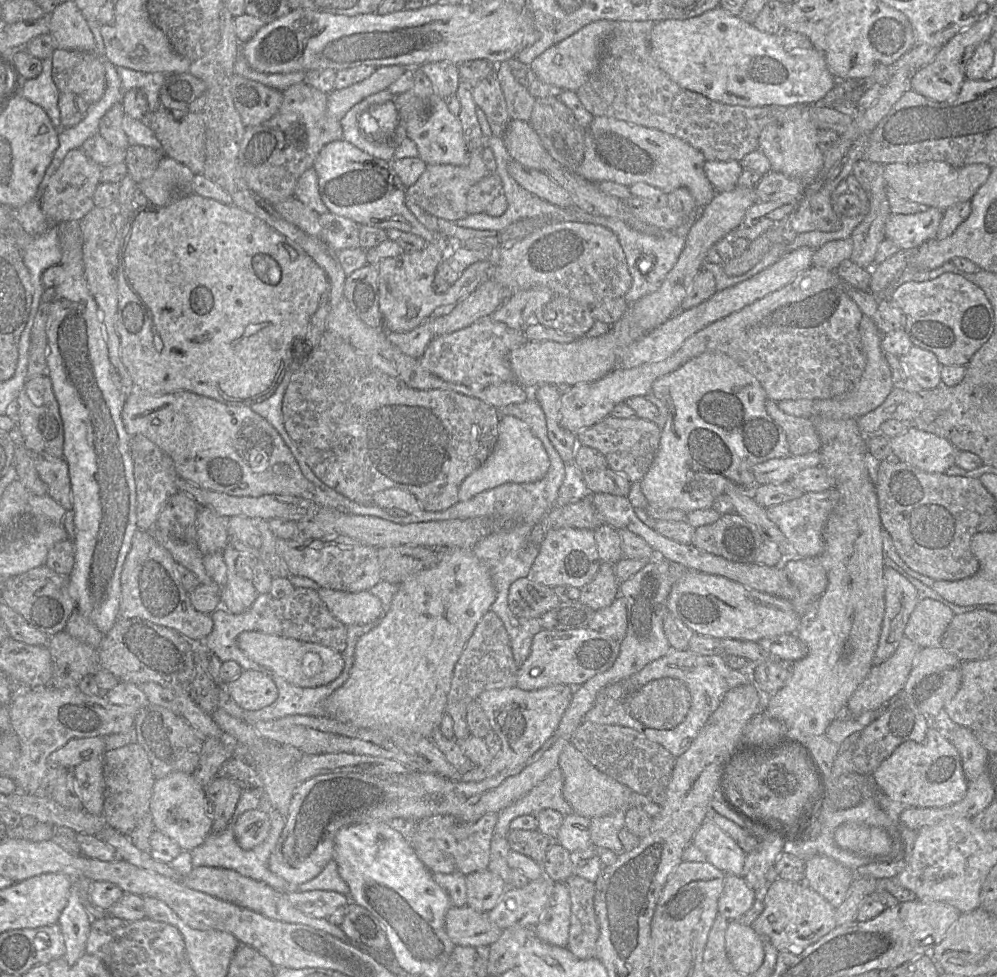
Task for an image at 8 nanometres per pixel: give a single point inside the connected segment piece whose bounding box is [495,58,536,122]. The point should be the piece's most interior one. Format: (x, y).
(519, 102)

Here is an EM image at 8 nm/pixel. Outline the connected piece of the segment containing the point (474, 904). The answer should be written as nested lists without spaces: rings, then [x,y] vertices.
[[[488,869],[466,876],[466,905],[479,912],[493,909],[508,888],[504,880]]]

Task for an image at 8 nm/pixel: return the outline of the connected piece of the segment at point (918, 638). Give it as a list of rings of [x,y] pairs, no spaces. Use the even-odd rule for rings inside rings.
[[[920,599],[905,629],[905,636],[920,648],[939,647],[955,612],[945,599]]]

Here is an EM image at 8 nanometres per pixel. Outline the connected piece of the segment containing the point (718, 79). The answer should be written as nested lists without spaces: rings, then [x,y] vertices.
[[[718,5],[704,14],[685,20],[663,20],[656,22],[652,28],[650,44],[653,56],[659,67],[680,87],[702,94],[703,96],[729,105],[745,107],[790,106],[796,104],[814,105],[821,101],[826,94],[837,84],[838,80],[828,69],[824,55],[813,46],[808,50],[787,52],[783,47],[782,34],[767,34],[756,29],[753,24],[746,23],[740,16],[734,16]]]

